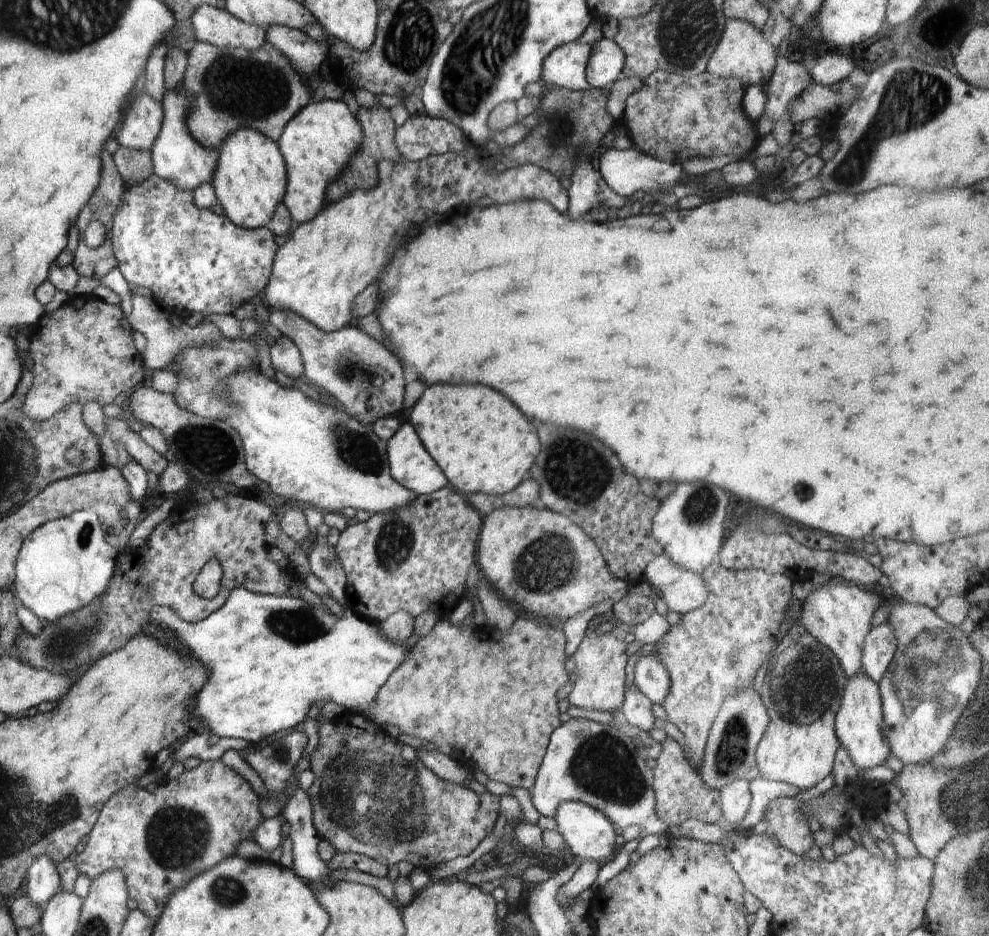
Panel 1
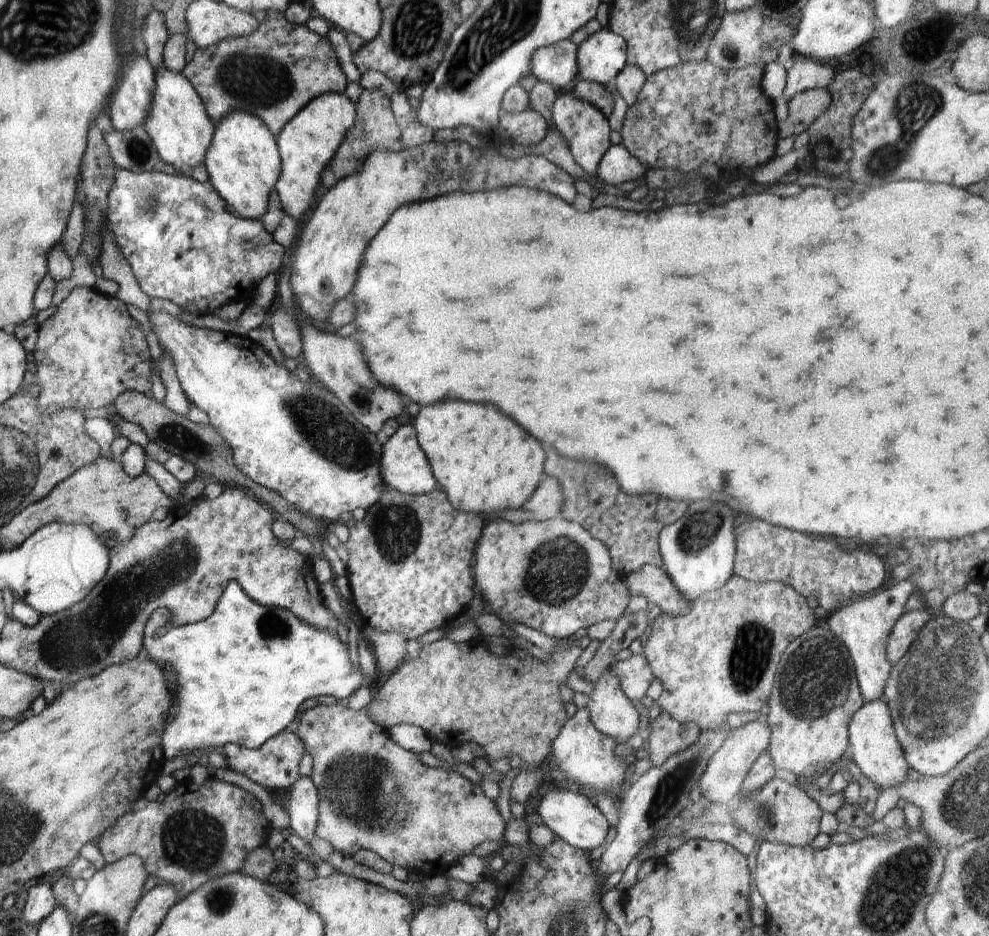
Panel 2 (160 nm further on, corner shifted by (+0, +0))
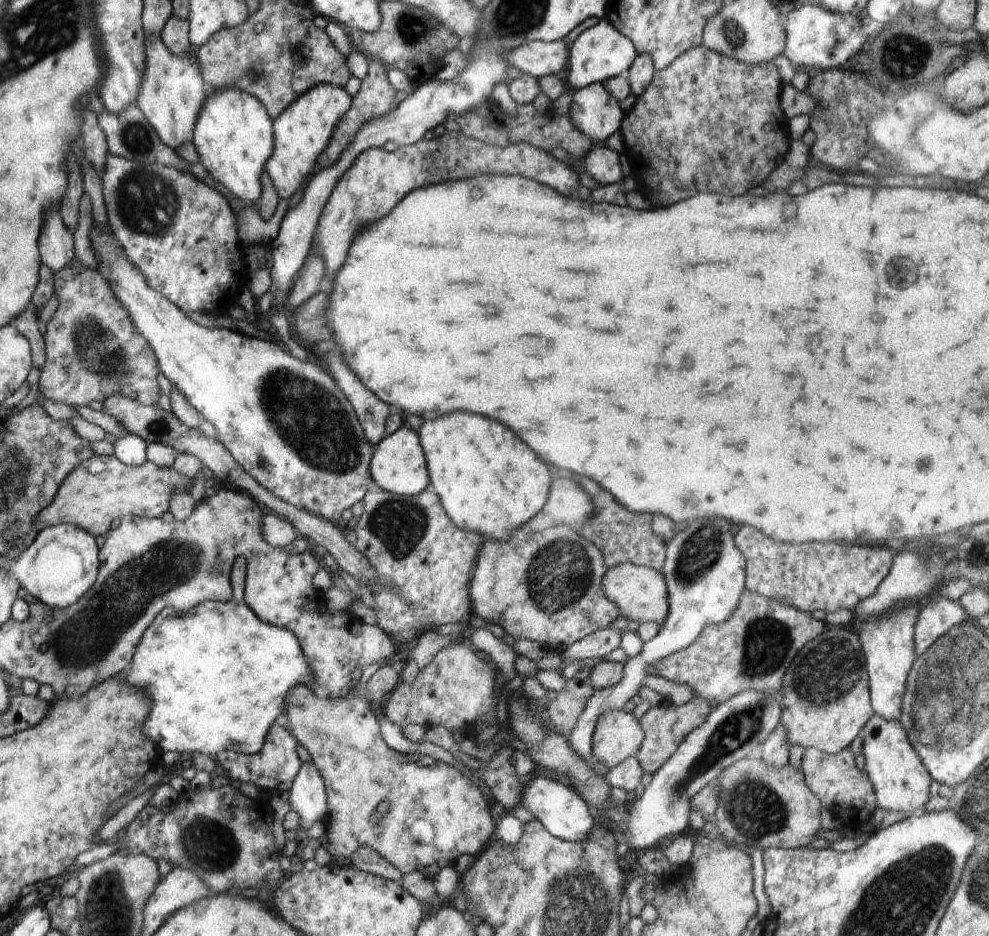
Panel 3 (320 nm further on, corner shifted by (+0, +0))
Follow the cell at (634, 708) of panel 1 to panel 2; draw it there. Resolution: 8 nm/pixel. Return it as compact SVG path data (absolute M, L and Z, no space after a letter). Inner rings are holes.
M643 654L632 655L625 660L616 661L610 668L619 677L622 692L632 702L641 700L655 679L653 670Z

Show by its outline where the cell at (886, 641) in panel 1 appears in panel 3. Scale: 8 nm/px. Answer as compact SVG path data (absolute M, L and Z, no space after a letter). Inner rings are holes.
M947 597L932 598L917 616L913 641L915 651L921 655L951 628L972 621L958 601Z

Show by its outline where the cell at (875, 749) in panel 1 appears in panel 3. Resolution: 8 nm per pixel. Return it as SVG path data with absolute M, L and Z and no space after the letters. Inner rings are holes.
M874 715L861 730L864 735L863 751L865 771L873 784L877 806L887 811L924 813L924 805L930 796L930 784L933 778L929 775L920 757L912 748L905 728L898 721L891 721Z

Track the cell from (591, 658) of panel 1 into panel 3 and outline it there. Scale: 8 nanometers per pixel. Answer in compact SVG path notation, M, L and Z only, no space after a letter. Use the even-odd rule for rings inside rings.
M609 710L597 720L590 761L601 762L610 770L616 768L626 758L636 756L644 736L643 728L632 713Z

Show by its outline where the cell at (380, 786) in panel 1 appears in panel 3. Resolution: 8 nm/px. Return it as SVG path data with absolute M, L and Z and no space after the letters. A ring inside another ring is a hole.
M298 683L291 688L287 694L287 711L285 712L288 723L286 728L295 736L298 744L302 744L312 757L312 762L320 771L323 781L325 782L325 790L327 792L327 812L324 818L326 824L325 833L319 839L319 844L322 845L333 857L349 856L360 847L372 847L378 854L381 854L390 864L393 864L403 875L414 871L421 872L429 879L433 879L435 874L440 872L441 868L452 867L455 864L456 858L461 854L470 854L475 857L482 851L490 842L496 839L495 830L498 817L495 817L491 812L491 805L489 800L482 794L478 785L472 779L461 773L456 767L444 762L434 762L432 766L420 767L417 764L406 761L404 754L392 750L382 739L380 735L380 728L376 719L376 712L371 708L369 702L363 697L356 697L352 699L350 696L333 698L318 698L314 695L313 690L307 684ZM383 800L388 800L390 803L390 811L380 821L378 826L373 826L370 822L376 806Z

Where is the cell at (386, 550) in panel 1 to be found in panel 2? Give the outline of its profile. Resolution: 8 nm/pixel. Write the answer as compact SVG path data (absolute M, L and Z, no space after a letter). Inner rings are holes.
M441 487L435 488L433 491L423 495L409 495L396 489L386 488L383 495L379 496L379 501L376 504L372 504L370 508L367 508L364 518L349 528L350 537L344 543L344 546L349 550L350 556L346 568L346 576L348 577L352 593L351 602L368 626L382 632L394 631L403 634L407 640L412 640L412 638L419 638L422 634L426 634L426 632L434 630L434 628L446 628L457 617L462 614L465 615L469 610L472 599L477 595L473 575L473 560L475 557L475 548L481 537L482 529L486 525L486 521L485 517L476 513L457 511Z

